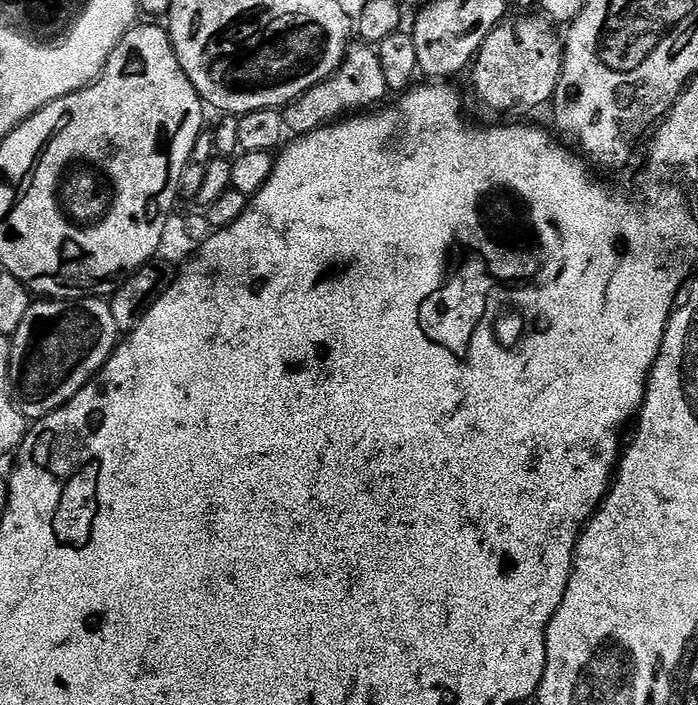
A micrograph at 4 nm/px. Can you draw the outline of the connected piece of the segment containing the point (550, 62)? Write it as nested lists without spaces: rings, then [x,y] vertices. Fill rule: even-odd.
[[[520,14],[505,16],[502,23],[490,30],[490,38],[482,42],[476,59],[471,65],[472,88],[480,99],[480,104],[492,116],[501,116],[504,122],[520,122],[531,114],[535,108],[540,108],[544,103],[551,101],[556,94],[556,87],[562,78],[562,66],[564,65],[564,42],[561,33],[556,33],[553,21],[543,15],[528,16],[532,14]]]

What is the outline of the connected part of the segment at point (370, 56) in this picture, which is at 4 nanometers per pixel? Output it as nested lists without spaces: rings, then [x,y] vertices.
[[[356,42],[349,47],[340,68],[330,78],[306,90],[306,94],[302,94],[283,109],[283,113],[292,136],[305,136],[319,128],[327,128],[329,124],[335,124],[341,118],[375,109],[383,105],[389,96],[386,74],[382,74],[379,51],[373,45]]]

